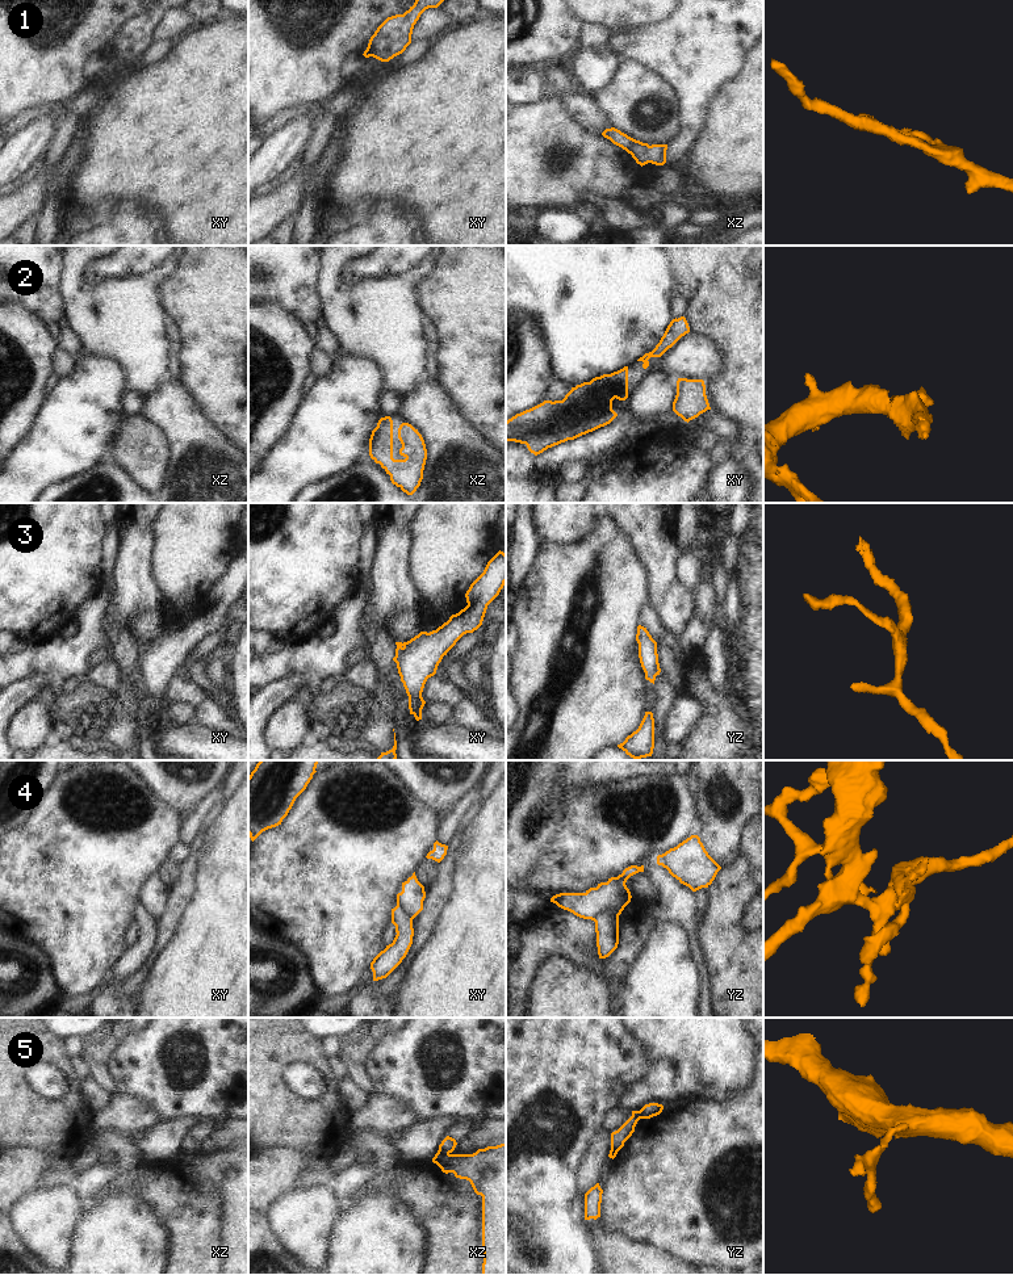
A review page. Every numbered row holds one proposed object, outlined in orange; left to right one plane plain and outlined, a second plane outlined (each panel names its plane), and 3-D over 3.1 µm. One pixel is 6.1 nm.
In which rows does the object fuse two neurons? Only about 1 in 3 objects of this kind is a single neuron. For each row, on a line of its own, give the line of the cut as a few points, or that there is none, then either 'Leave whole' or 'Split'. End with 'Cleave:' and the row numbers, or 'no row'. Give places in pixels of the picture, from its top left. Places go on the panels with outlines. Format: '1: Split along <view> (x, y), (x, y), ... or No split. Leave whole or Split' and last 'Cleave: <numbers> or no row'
1: No split. Leave whole
2: No split. Leave whole
3: No split. Leave whole
4: Split along yz (618, 915), (601, 913), (594, 921). Split
5: Split along xz (438, 1150), (448, 1154). Split
Cleave: 4, 5.

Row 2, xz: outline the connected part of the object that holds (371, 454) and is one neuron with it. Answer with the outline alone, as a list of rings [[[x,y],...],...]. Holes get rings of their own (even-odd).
[[[381,418],[369,439],[369,456],[390,475],[393,485],[407,495],[413,495],[420,486],[427,460],[427,449],[422,435],[409,423],[398,428],[398,439],[402,444],[399,454],[403,460],[393,458],[393,420]]]

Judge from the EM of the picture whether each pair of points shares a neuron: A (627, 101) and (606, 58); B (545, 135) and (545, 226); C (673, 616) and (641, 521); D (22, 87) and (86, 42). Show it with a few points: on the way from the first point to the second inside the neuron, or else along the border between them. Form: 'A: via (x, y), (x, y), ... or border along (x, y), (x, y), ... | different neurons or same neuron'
A: border along (623, 61), (615, 79), (591, 93) | different neurons
B: border along (544, 209), (565, 209), (574, 213) | different neurons
C: via (665, 592), (658, 552), (654, 545) | same neuron
D: via (38, 71), (70, 42) | same neuron

